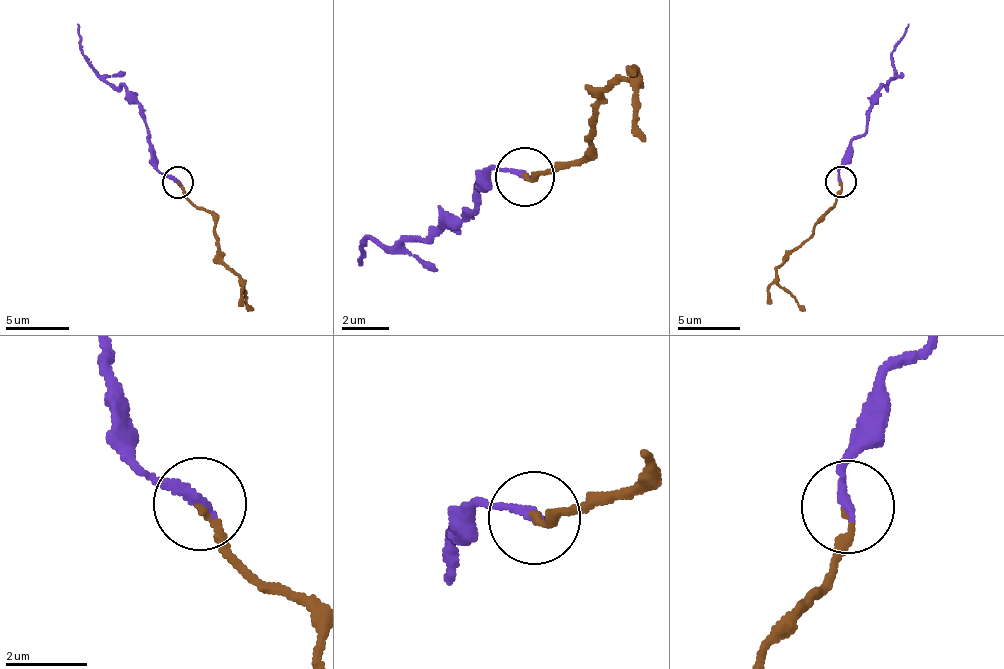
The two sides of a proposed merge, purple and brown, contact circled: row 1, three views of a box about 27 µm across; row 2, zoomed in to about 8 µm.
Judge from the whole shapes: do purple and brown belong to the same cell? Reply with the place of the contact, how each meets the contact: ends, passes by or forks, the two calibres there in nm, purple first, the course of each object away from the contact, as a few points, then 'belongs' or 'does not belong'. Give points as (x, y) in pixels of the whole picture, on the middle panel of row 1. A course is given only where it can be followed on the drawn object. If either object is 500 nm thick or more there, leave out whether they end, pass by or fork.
place (524, 176); purple ends; brown ends; calibres 260 and 170 nm; course purple (523, 178), (496, 171), (484, 185), (475, 213), (468, 210), (436, 232), (382, 247), (372, 239), (361, 265); course brown (523, 178), (554, 175), (586, 153), (587, 120), (617, 82), (632, 84), (644, 140); belongs

